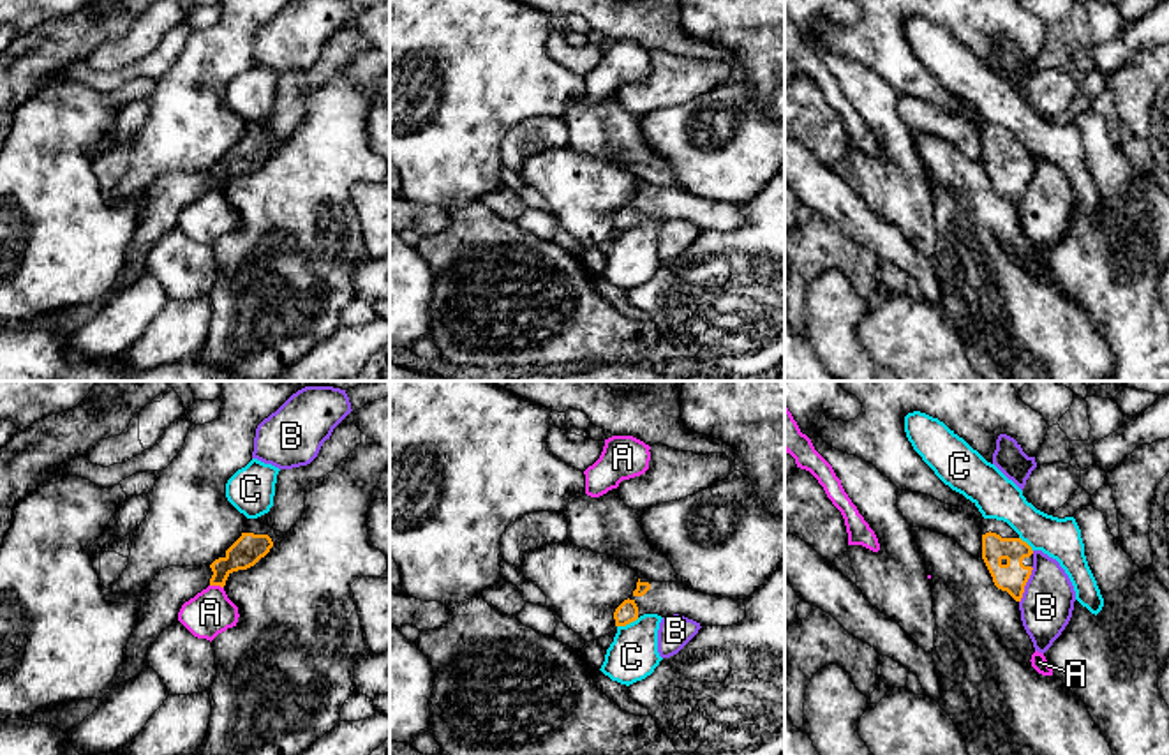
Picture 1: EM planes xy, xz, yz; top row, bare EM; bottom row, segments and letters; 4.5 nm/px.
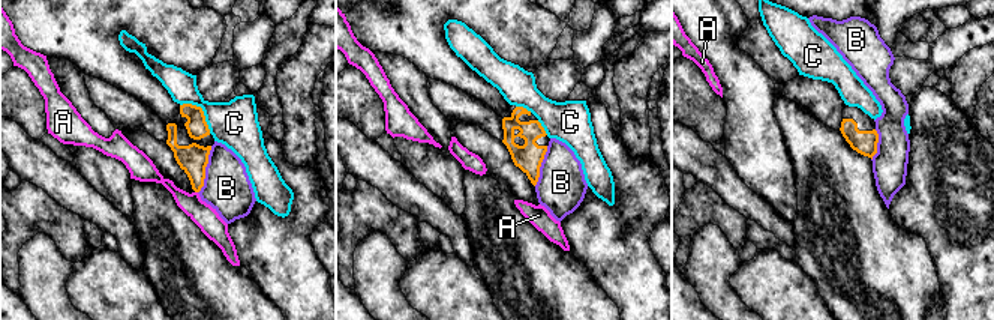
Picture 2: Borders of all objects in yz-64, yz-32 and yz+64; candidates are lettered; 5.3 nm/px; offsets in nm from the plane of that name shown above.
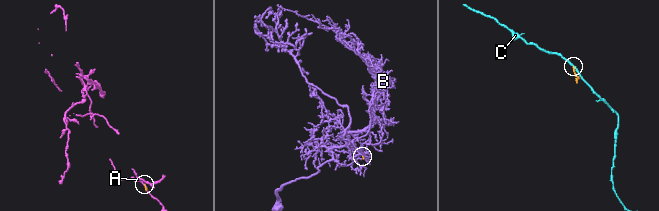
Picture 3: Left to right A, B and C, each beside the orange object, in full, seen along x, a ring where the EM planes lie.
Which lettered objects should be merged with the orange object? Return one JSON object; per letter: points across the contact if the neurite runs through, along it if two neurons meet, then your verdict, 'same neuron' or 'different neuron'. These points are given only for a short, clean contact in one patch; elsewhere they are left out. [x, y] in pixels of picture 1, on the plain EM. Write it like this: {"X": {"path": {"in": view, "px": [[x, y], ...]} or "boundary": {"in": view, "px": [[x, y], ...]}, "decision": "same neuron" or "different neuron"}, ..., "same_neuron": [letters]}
{"A": {"decision": "different neuron"}, "B": {"boundary": {"in": "yz", "px": [[1032, 171], [1020, 207]]}, "decision": "different neuron"}, "C": {"boundary": {"in": "xz", "px": [[639, 223], [618, 231]]}, "decision": "different neuron"}, "same_neuron": []}

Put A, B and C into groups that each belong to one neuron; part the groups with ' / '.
A / B / C

